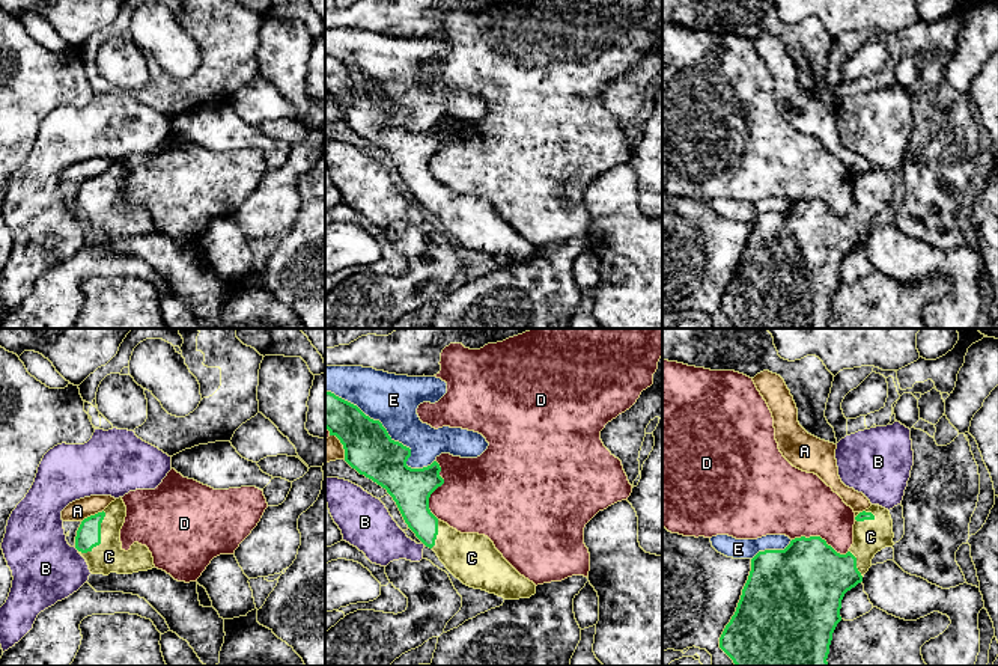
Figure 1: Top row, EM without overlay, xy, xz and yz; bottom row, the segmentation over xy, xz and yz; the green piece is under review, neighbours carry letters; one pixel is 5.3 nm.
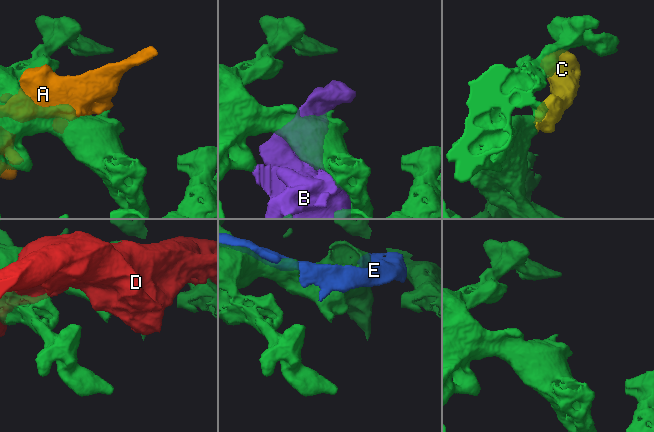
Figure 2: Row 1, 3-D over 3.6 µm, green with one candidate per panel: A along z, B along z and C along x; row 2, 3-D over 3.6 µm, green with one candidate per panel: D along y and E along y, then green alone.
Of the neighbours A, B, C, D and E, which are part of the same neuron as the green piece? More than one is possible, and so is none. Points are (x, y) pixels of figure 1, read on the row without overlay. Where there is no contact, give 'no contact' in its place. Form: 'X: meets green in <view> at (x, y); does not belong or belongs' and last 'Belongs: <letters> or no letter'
A: meets green in xy at (92, 178); does not belong
B: meets green in xy at (77, 211); does not belong
C: meets green in xy at (100, 201); belongs
D: meets green in xz at (435, 151); does not belong
E: meets green in xz at (387, 95); does not belong
Belongs: C

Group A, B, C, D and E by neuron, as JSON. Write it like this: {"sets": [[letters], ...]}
{"sets": [["A", "E"], ["B"], ["C"], ["D"]]}

